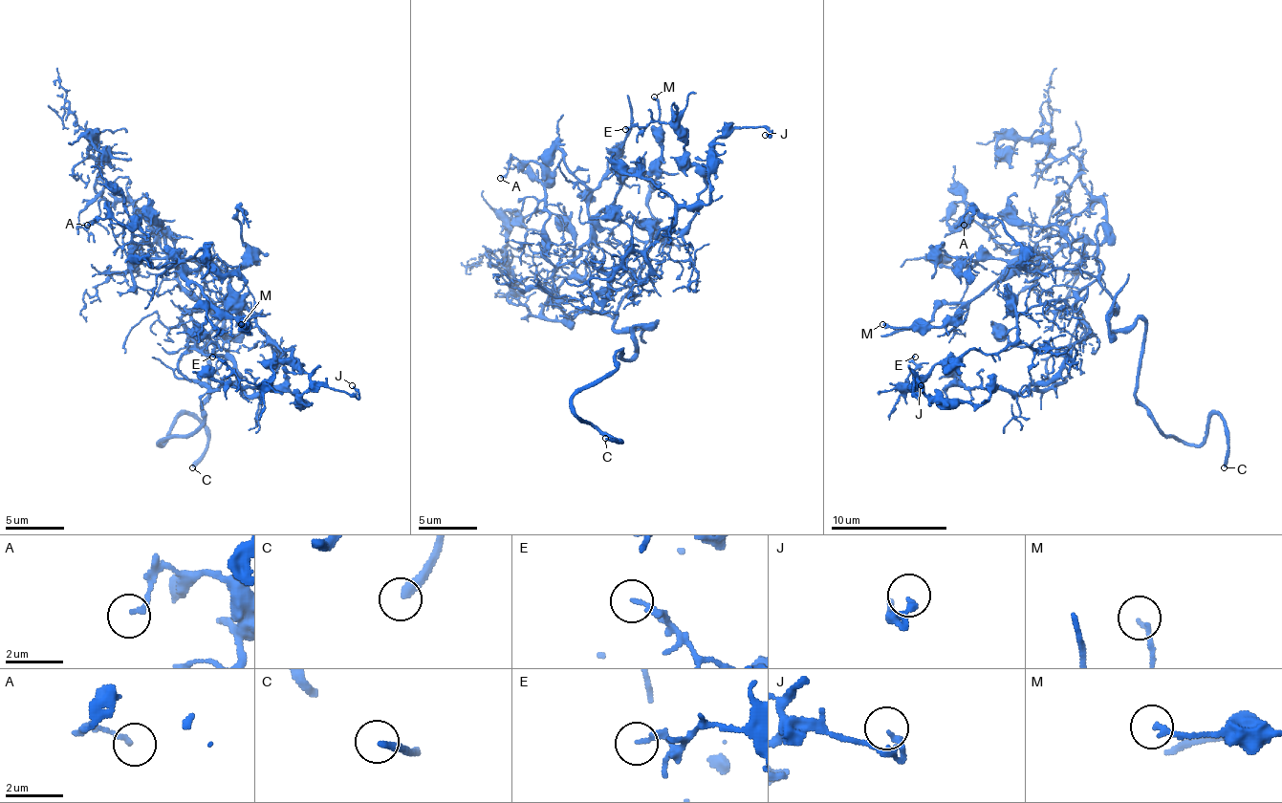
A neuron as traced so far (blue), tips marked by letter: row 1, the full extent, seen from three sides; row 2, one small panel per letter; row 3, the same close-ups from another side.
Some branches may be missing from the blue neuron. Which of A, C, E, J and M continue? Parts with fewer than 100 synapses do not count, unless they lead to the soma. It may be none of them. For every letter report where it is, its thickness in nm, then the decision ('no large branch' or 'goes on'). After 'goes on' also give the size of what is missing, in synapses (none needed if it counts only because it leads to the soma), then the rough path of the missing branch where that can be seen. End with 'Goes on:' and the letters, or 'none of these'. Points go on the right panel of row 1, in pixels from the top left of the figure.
A: at (964, 225); 150 nm thick; no large branch
C: at (1224, 467); 280 nm thick; goes on; missing branch runs (1224, 467), (1224, 458), (1224, 465), (1227, 461), (1241, 482), (1247, 482)
E: at (915, 357); 140 nm thick; no large branch
J: at (921, 385); 200 nm thick; no large branch
M: at (882, 324); 170 nm thick; no large branch
Goes on: C

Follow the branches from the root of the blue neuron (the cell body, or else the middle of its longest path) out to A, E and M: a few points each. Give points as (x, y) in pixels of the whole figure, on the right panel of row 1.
A: (1101, 266), (1101, 227), (1098, 243), (1072, 243), (1043, 263), (964, 225)
E: (1101, 266), (1072, 304), (1013, 310), (1016, 338), (999, 354), (966, 350), (911, 385), (915, 357)
M: (1101, 266), (1101, 227), (1104, 236), (1098, 243), (1072, 243), (1052, 257), (1010, 263), (938, 327), (882, 324)

